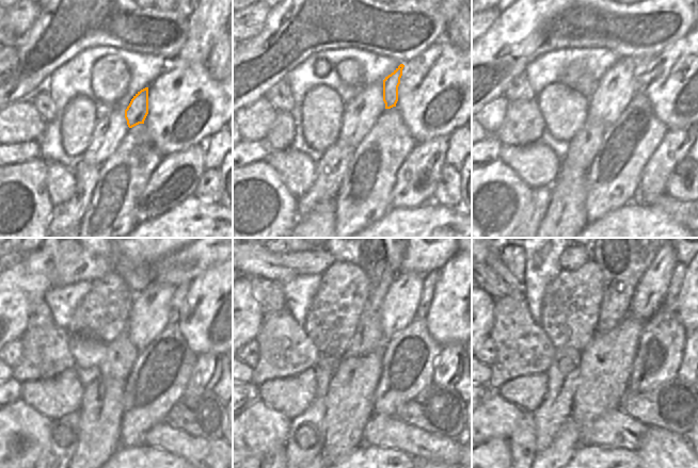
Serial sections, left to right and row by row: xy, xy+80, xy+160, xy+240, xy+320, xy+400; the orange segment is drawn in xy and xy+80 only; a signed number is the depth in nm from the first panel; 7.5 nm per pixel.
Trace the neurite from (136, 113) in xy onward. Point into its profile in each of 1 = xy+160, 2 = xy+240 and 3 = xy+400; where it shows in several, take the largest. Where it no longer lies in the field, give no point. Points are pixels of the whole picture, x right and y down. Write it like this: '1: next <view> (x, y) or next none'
1: next xy+160 (646, 69)
2: next xy+240 (178, 300)
3: next xy+400 (670, 299)

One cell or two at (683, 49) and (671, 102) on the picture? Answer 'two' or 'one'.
one

